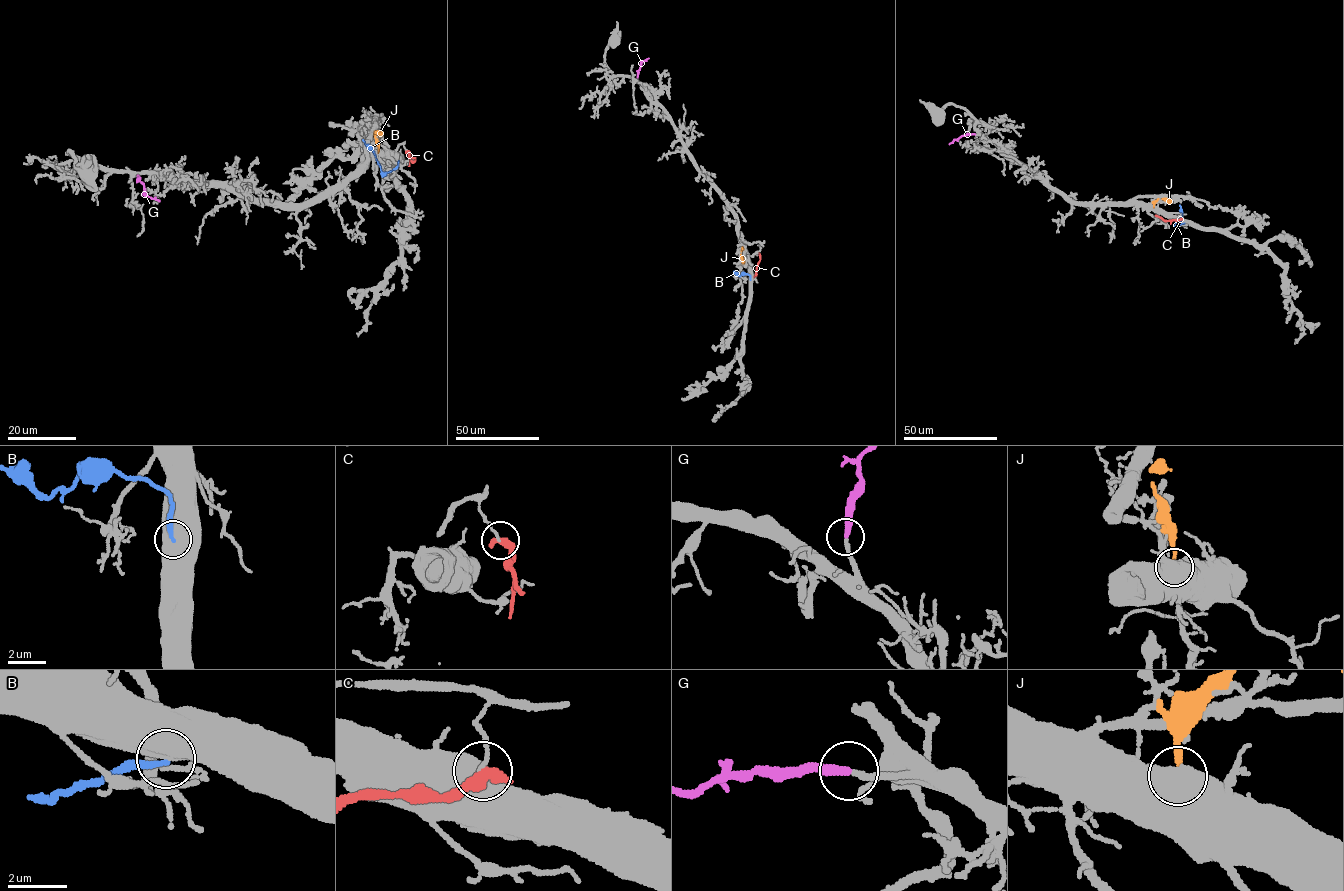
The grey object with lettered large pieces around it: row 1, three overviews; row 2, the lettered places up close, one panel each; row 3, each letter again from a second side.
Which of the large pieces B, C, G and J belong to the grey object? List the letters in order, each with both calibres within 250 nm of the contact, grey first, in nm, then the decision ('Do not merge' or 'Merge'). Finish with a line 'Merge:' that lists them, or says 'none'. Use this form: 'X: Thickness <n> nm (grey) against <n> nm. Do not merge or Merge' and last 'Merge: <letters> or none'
B: Thickness 750 nm (grey) against 220 nm. Do not merge
C: Thickness 110 nm (grey) against 440 nm. Do not merge
G: Thickness 200 nm (grey) against 320 nm. Merge
J: Thickness 750 nm (grey) against 240 nm. Do not merge
Merge: G

